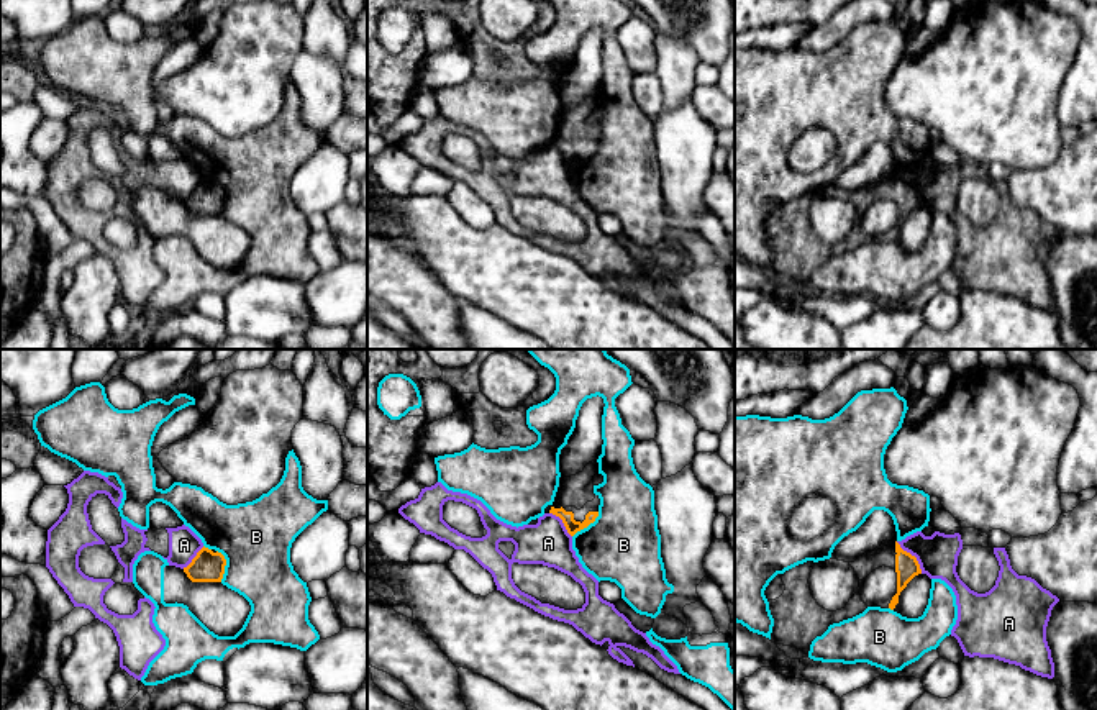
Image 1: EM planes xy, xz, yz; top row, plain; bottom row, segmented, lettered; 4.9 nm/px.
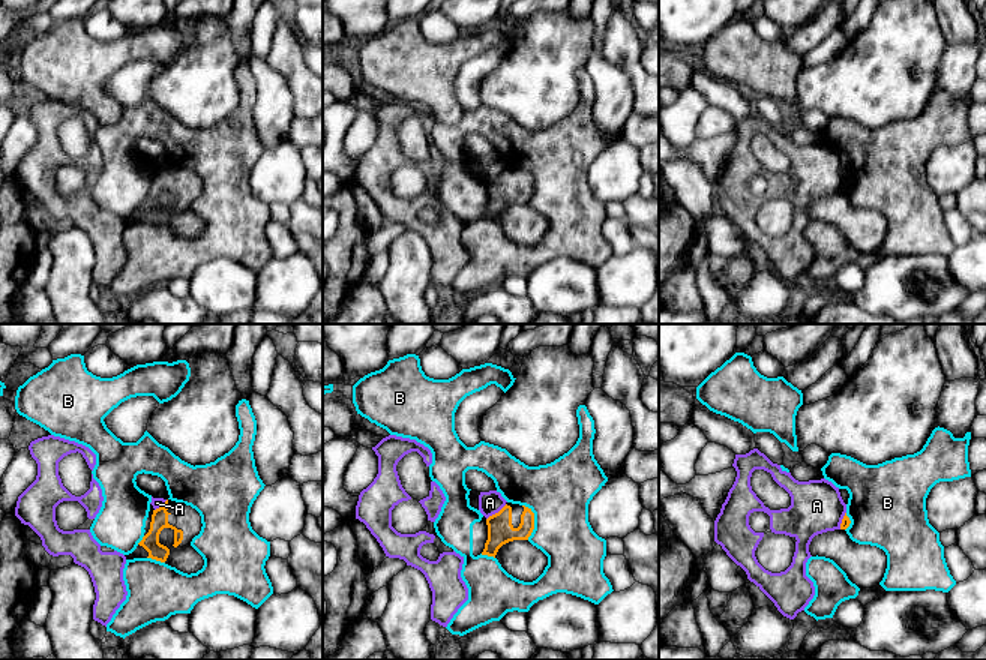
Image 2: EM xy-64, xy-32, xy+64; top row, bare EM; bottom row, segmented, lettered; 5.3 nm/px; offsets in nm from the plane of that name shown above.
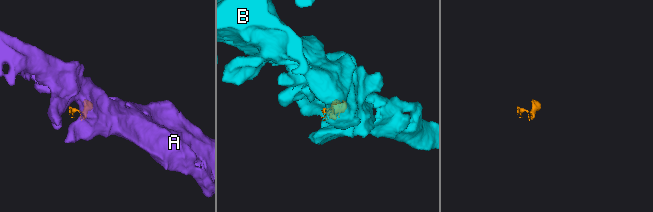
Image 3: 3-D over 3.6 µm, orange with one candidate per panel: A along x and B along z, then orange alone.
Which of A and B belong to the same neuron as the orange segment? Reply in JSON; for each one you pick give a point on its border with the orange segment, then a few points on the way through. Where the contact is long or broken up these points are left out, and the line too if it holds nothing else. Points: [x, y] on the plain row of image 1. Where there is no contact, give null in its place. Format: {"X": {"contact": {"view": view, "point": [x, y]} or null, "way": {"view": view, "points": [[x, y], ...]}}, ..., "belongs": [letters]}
{"belongs": []}

